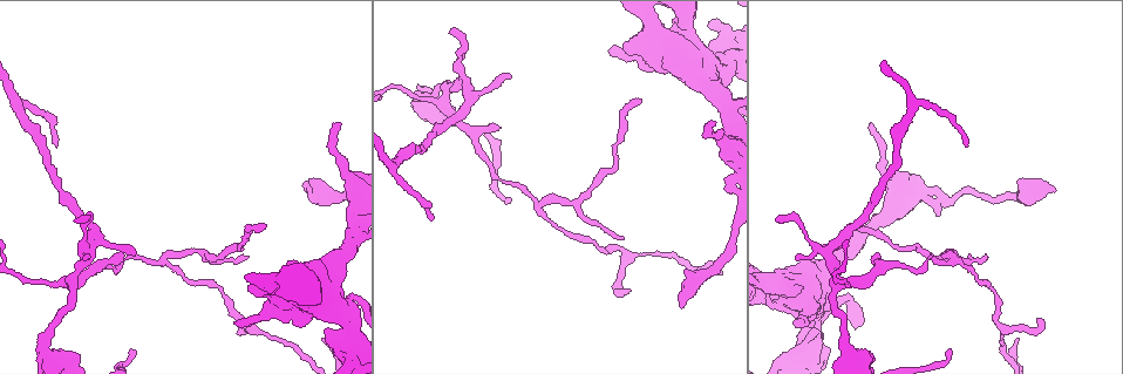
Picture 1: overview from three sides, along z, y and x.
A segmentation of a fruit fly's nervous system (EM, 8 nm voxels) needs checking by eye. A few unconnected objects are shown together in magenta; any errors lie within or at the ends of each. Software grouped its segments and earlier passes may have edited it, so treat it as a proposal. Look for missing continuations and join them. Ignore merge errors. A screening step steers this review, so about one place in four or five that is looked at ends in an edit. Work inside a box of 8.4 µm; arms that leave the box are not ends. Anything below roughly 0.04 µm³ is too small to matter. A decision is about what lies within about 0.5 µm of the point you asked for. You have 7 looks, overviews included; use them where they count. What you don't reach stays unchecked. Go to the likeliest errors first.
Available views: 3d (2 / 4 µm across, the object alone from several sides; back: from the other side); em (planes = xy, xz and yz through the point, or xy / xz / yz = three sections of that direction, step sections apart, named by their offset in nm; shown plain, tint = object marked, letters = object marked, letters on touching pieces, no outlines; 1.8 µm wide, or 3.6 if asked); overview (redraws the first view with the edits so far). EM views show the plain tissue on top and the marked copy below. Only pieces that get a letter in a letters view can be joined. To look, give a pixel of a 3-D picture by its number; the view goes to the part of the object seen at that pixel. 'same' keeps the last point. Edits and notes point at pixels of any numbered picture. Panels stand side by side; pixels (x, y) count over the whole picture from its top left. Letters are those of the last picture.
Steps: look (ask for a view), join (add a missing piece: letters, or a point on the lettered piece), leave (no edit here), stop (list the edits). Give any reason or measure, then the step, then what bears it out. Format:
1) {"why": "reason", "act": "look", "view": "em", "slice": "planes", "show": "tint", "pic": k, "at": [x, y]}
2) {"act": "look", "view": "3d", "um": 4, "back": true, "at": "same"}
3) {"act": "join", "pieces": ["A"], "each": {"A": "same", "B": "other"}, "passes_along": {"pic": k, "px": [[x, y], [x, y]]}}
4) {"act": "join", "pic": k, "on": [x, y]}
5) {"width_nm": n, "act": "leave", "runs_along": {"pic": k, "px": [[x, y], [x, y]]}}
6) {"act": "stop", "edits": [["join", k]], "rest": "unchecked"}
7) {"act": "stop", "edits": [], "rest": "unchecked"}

{"why": "an open end", "act": "look", "view": "3d", "um": 2, "pic": 1, "at": [122, 256]}

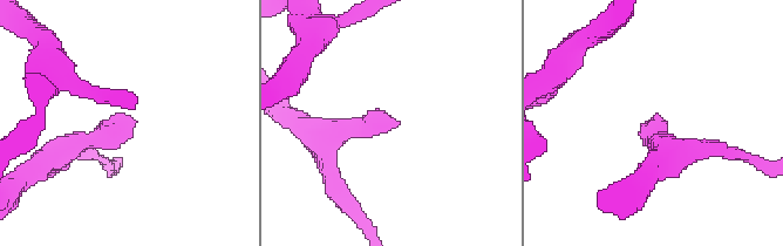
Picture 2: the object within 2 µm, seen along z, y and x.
{"why": "need the tissue", "act": "look", "view": "em", "slice": "planes", "show": "letters", "pic": 2, "at": [134, 123]}

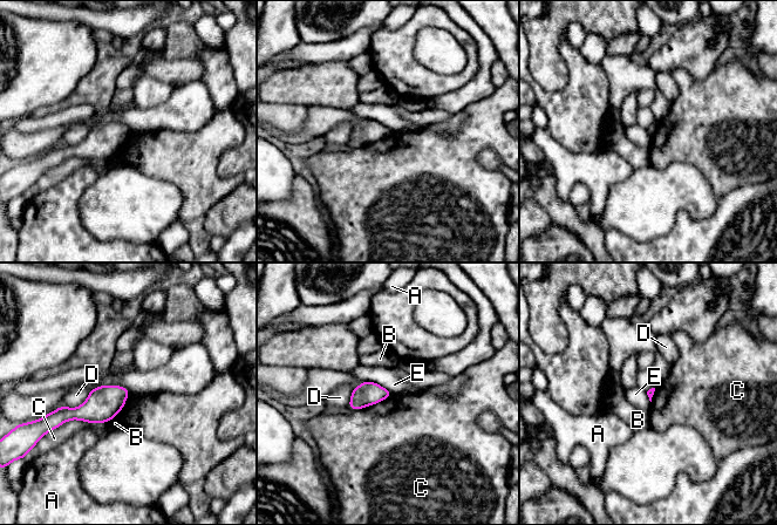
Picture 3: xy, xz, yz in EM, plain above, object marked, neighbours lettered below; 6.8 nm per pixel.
{"act": "leave", "each": {"A": "other", "B": "other", "C": "other", "D": "other", "E": "other"}, "border": {"pic": 3, "px": [[109, 421], [68, 420], [53, 430]]}, "found": "none of them fits"}

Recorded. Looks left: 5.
{"why": "abrupt turn", "act": "look", "view": "em", "um": 3.6, "slice": "yz", "step": 16, "show": "tint", "pic": 1, "at": [340, 305]}

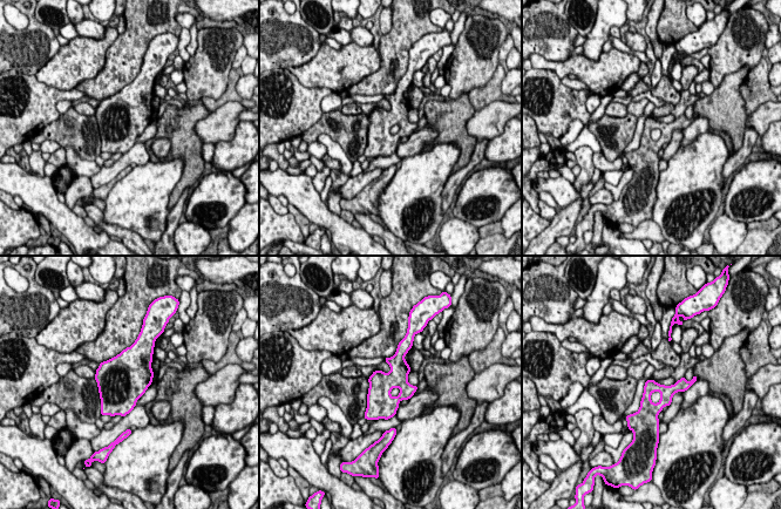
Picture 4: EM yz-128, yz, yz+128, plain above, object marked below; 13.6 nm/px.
{"why": "another direction", "act": "look", "view": "em", "um": 3.6, "slice": "planes", "show": "letters", "at": "same"}

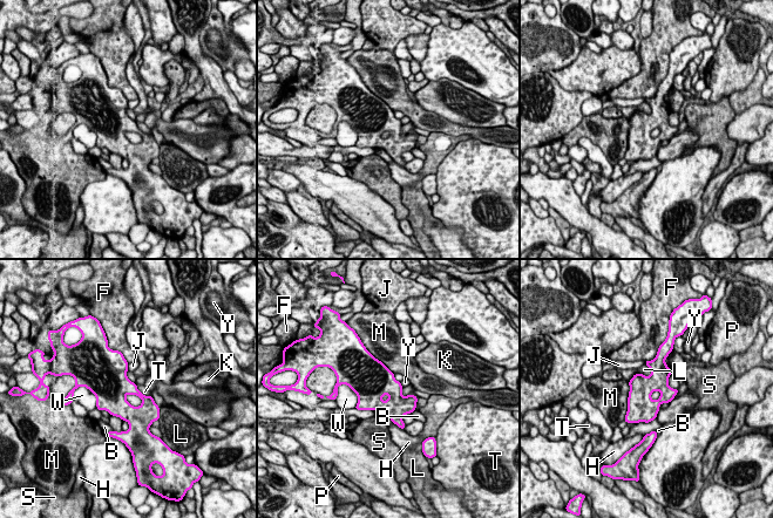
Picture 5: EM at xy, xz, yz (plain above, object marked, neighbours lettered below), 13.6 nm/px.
{"act": "leave", "each": {"B": "other", "F": "other", "H": "other", "J": "other", "K": "other", "L": "other", "M": "other", "P": "other", "S": "other", "T": "other", "W": "other", "Y": "other"}, "border": {"pic": 5, "px": [[671, 373], [669, 386], [676, 389]]}, "found": "no lettered piece goes on from it"}

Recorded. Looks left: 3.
{"why": "branch stops here", "act": "look", "view": "3d", "um": 2, "pic": 1, "at": [1037, 318]}

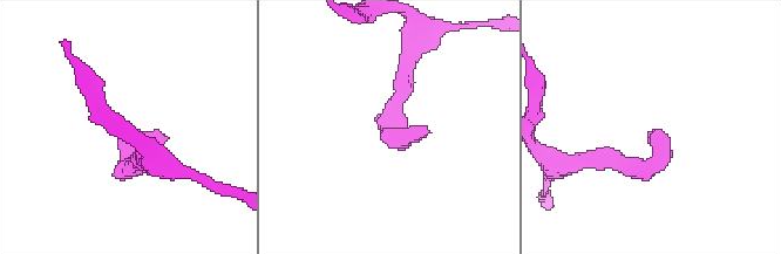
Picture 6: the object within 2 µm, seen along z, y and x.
{"why": "need the tissue", "act": "look", "view": "em", "slice": "xz", "step": 4, "show": "letters", "pic": 6, "at": [161, 137]}

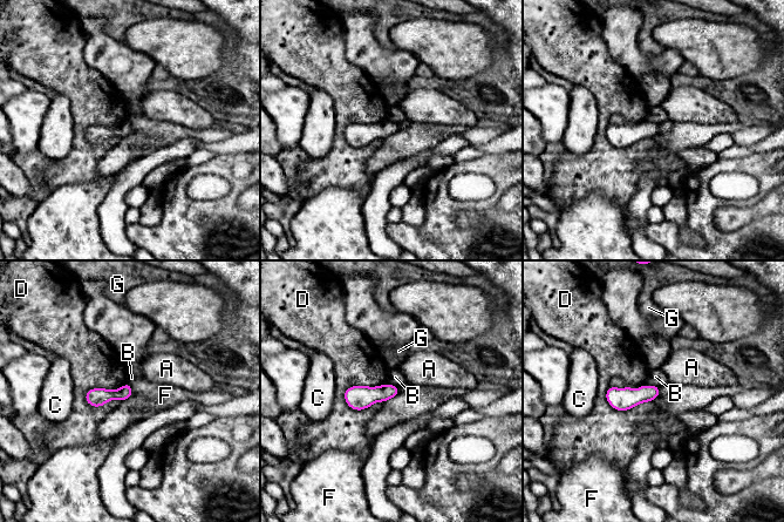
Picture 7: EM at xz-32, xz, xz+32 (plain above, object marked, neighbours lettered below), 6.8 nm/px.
{"why": "cut it another way", "act": "look", "view": "em", "slice": "planes", "show": "letters", "at": "same"}

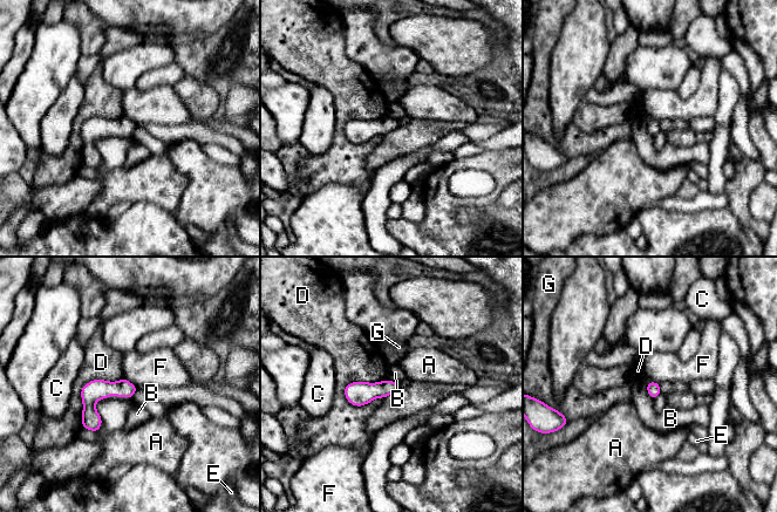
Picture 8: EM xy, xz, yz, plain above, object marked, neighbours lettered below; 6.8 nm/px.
{"longest_contact_nm": ["D", 300], "act": "leave", "each": {"A": "other", "B": "other", "C": "other", "D": "other", "E": "other", "F": "other", "G": "other"}, "border": {"pic": 8, "px": [[123, 377], [137, 387]]}, "found": "no lettered piece goes on from it"}

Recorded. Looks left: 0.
{"act": "stop", "edits": [], "rest": "unchecked"}

